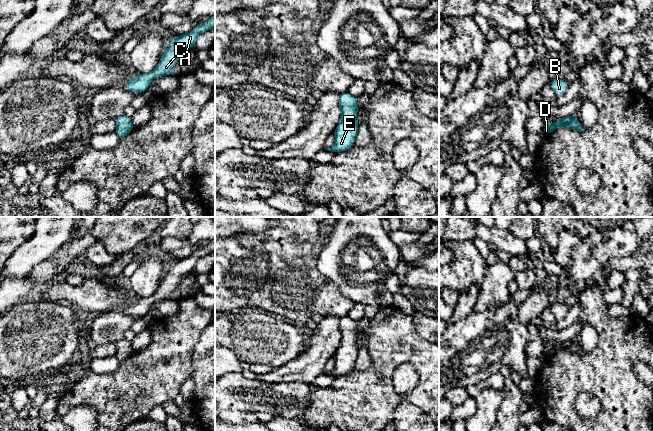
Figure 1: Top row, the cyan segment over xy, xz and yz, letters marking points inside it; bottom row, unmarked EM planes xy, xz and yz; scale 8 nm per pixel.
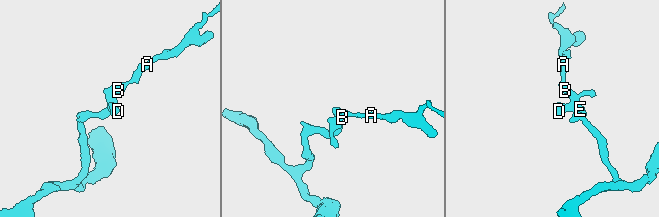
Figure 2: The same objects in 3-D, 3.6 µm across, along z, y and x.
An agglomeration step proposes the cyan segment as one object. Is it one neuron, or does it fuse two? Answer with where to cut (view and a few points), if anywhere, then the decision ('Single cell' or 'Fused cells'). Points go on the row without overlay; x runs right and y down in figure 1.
No split. Single cell

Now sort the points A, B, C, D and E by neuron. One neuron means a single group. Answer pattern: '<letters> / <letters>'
A B C D E

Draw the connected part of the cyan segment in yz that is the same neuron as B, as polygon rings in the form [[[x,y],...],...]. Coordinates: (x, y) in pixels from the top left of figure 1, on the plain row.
[[[557,302],[552,303],[552,305],[550,306],[550,310],[554,314],[554,316],[557,318],[558,321],[565,318],[565,316],[569,312],[569,309],[567,308],[565,304],[557,303]]]

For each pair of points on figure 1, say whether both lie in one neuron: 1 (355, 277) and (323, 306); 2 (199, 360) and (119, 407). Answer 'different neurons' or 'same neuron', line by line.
1: different neurons
2: different neurons

